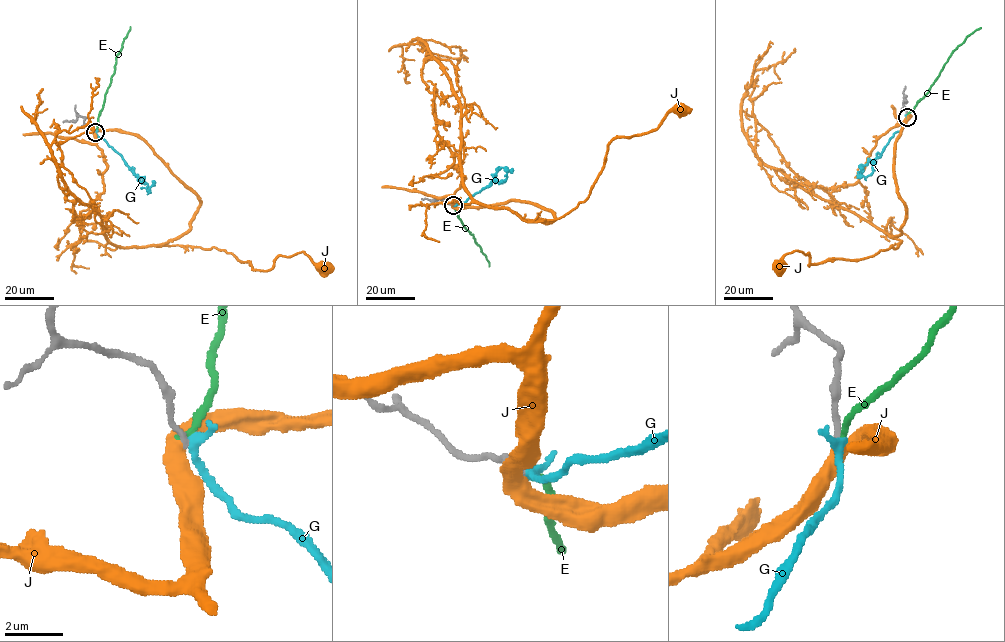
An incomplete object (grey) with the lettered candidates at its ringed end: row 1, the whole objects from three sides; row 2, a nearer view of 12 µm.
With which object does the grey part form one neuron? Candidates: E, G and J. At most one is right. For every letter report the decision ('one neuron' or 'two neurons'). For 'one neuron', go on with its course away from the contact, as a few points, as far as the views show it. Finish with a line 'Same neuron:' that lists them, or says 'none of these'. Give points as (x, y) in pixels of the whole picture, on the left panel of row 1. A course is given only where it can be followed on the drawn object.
E: two neurons
G: two neurons
J: two neurons
Same neuron: none of these

